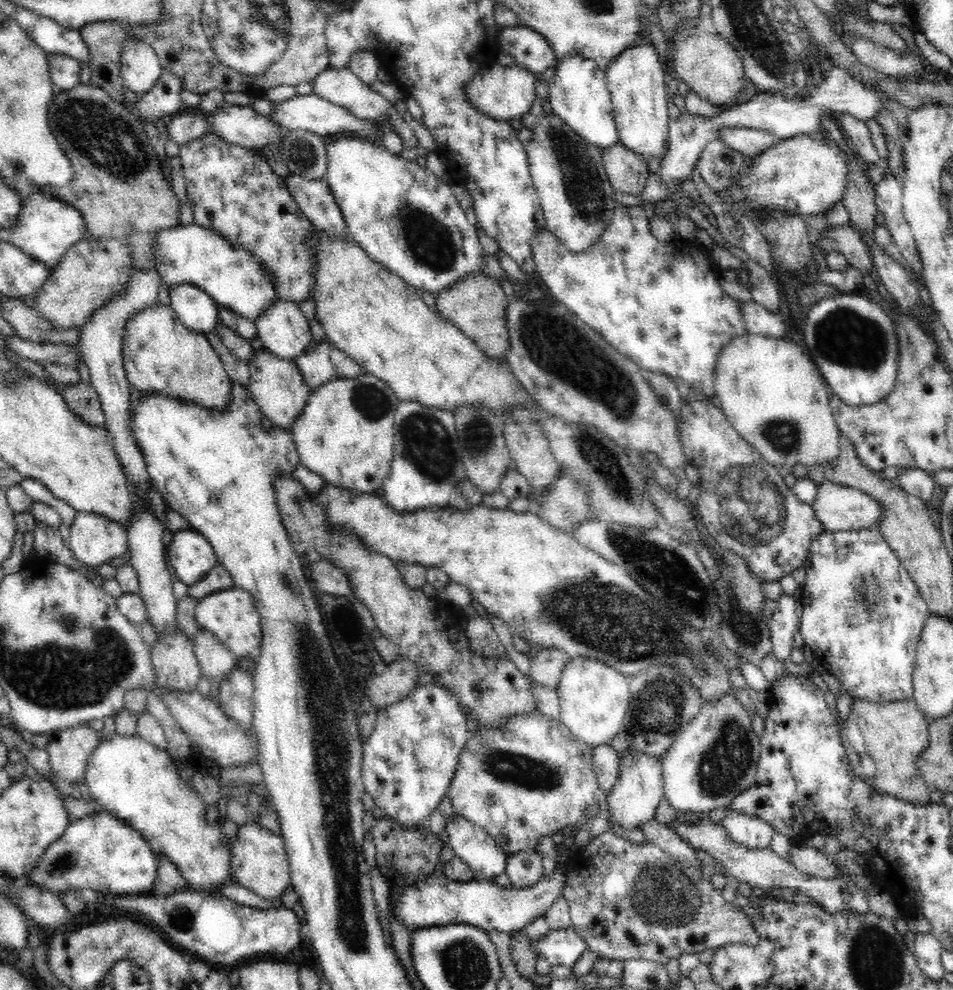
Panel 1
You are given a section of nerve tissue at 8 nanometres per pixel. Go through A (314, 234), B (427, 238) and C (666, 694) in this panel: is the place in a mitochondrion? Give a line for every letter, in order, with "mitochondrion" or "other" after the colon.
A: other
B: mitochondrion
C: mitochondrion

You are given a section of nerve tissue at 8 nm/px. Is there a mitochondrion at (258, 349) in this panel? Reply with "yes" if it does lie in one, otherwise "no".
no

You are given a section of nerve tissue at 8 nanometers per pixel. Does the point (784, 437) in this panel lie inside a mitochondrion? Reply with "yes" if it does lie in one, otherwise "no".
yes

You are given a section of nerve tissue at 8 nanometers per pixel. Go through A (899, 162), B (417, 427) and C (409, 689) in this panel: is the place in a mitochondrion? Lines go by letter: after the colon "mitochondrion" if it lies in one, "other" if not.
A: other
B: mitochondrion
C: other

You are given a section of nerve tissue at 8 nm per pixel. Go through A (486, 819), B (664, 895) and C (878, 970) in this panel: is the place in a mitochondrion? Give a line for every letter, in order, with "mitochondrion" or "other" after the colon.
A: other
B: mitochondrion
C: mitochondrion

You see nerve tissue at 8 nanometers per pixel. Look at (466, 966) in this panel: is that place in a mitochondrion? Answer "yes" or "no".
yes

